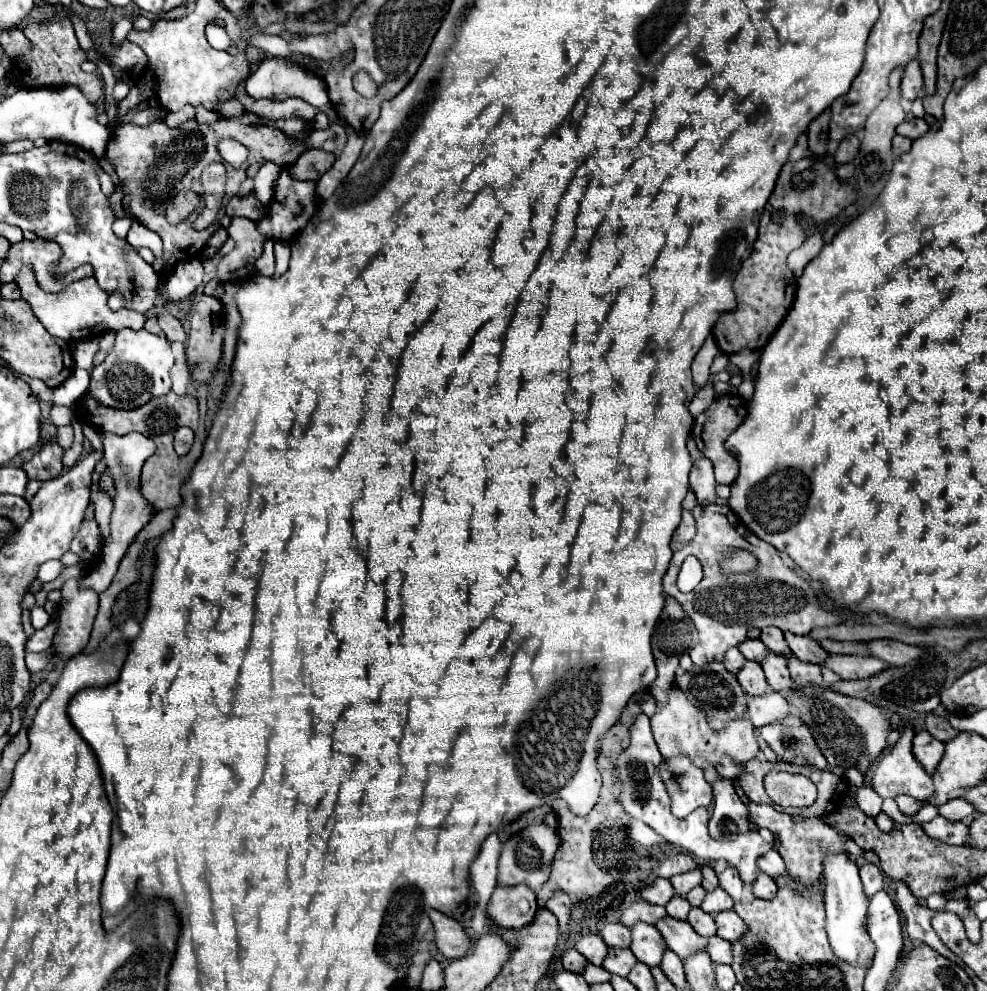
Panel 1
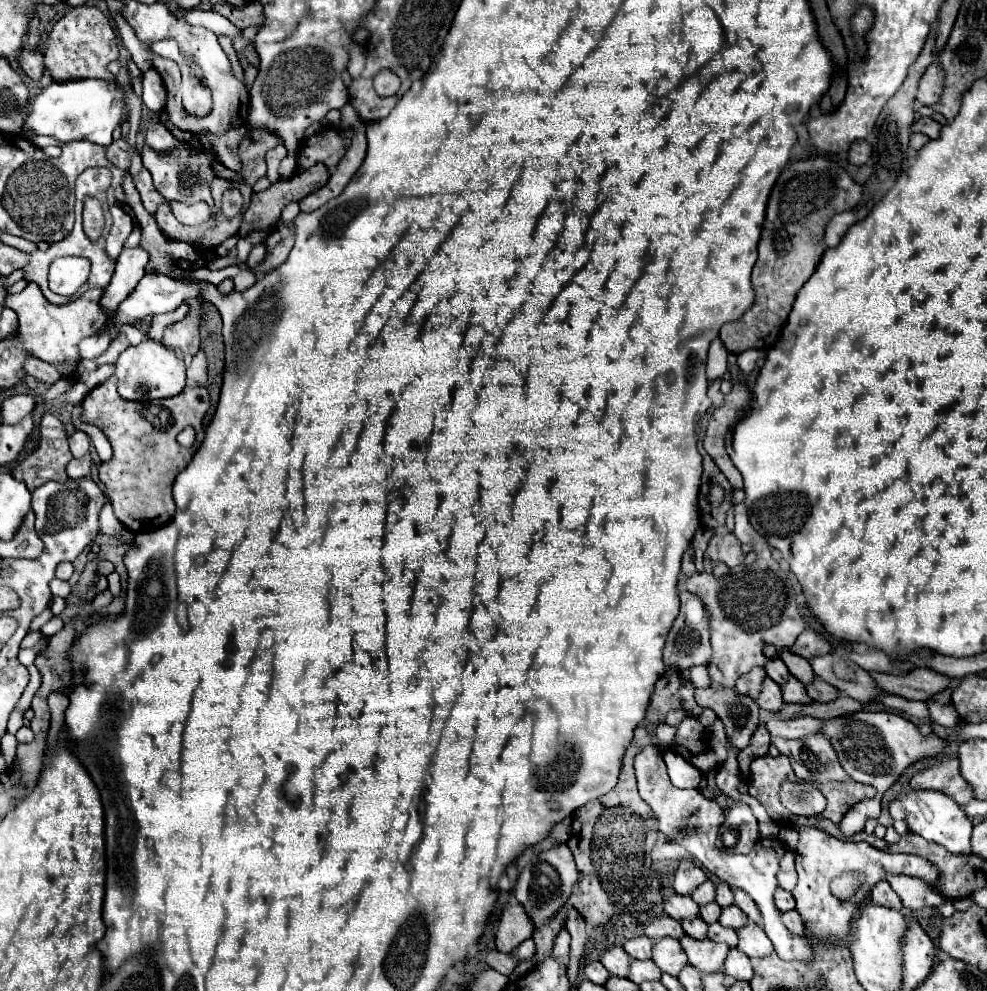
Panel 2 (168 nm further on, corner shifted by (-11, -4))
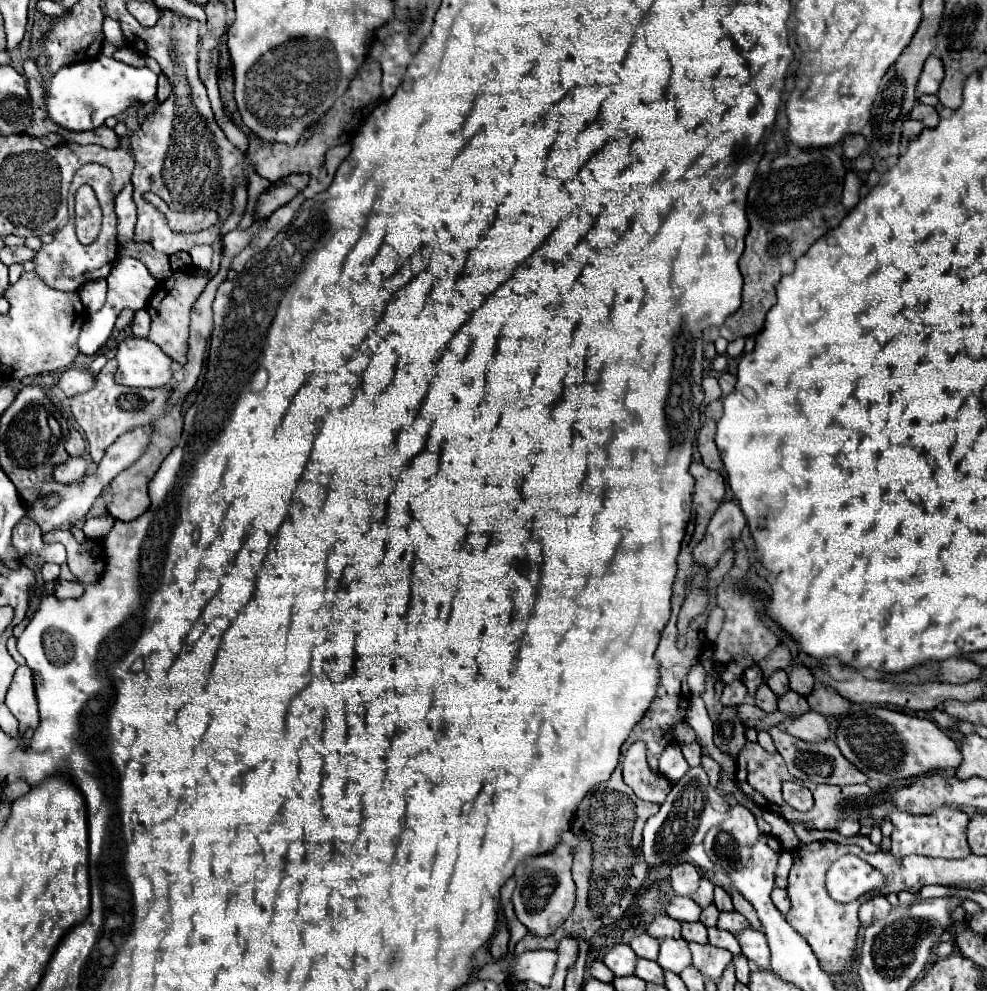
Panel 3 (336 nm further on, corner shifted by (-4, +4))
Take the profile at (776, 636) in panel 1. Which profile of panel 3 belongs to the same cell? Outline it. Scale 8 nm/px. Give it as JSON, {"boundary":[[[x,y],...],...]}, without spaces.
{"boundary":[[[794,664],[788,678],[790,678],[790,688],[792,688],[794,692],[802,694],[802,696],[810,694],[812,688],[814,688],[814,684],[816,684],[812,672],[810,672],[806,666],[802,666],[802,664]]]}

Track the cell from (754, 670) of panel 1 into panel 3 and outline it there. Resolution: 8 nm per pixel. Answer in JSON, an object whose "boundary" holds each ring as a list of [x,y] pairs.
{"boundary":[[[762,684],[758,690],[756,690],[756,704],[762,708],[762,710],[766,710],[766,712],[774,712],[776,710],[776,694],[766,686],[766,684]]]}

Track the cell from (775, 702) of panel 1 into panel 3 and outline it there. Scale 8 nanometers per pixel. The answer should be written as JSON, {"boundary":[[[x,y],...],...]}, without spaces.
{"boundary":[[[812,710],[802,714],[802,716],[796,716],[796,718],[790,718],[790,720],[782,722],[780,728],[786,730],[788,734],[800,738],[800,740],[816,742],[816,740],[830,738],[830,728],[828,728],[826,716],[822,716],[818,712],[812,712]]]}

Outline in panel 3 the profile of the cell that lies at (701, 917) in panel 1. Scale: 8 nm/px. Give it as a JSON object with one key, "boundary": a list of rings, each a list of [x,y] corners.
{"boundary":[[[708,928],[708,942],[718,946],[718,948],[726,948],[728,952],[732,952],[734,956],[740,954],[740,944],[736,942],[736,936],[728,930],[720,930],[720,928]]]}

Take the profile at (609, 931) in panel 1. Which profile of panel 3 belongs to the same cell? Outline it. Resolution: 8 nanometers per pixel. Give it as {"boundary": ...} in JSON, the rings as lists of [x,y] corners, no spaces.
{"boundary":[[[640,934],[636,938],[632,938],[630,948],[636,952],[636,956],[640,958],[648,958],[648,960],[656,960],[658,954],[658,940],[648,936],[648,934]]]}

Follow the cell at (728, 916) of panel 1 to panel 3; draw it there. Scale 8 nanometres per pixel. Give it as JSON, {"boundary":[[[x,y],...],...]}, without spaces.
{"boundary":[[[746,928],[742,932],[736,934],[740,946],[742,946],[742,954],[758,964],[760,968],[768,968],[770,966],[770,958],[768,958],[768,944],[766,944],[766,938],[760,930],[754,930],[754,928]]]}

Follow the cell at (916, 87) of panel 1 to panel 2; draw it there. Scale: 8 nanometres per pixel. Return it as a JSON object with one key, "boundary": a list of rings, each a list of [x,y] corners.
{"boundary":[[[933,62],[933,64],[925,70],[925,74],[923,74],[921,82],[919,82],[917,100],[919,100],[921,104],[925,104],[925,106],[933,106],[933,104],[939,100],[939,94],[941,94],[941,90],[943,90],[943,78],[945,78],[943,68],[941,68],[937,62]]]}

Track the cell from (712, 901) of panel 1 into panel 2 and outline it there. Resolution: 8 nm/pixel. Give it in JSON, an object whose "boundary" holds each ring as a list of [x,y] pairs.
{"boundary":[[[727,906],[727,908],[723,908],[721,918],[719,918],[719,924],[721,924],[721,926],[733,928],[733,930],[739,930],[739,928],[747,926],[747,922],[749,922],[749,918],[747,918],[737,906]]]}

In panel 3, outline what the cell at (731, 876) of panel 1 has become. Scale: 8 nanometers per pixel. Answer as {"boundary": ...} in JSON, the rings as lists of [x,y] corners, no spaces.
{"boundary":[[[732,892],[730,896],[732,896],[732,902],[734,902],[734,910],[736,910],[736,912],[740,912],[740,914],[750,922],[750,926],[752,926],[752,928],[762,930],[760,920],[756,918],[756,910],[752,910],[752,904],[750,904],[750,902],[740,894],[740,892]]]}

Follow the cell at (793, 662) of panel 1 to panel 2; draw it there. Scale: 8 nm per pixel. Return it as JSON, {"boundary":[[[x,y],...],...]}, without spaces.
{"boundary":[[[815,678],[813,684],[807,686],[809,696],[813,698],[813,702],[833,702],[839,698],[839,690],[827,682],[823,682],[821,678]]]}

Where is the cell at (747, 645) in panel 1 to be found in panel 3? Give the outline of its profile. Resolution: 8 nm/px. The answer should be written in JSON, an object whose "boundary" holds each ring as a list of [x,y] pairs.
{"boundary":[[[774,670],[774,672],[768,676],[766,684],[770,686],[770,690],[772,690],[776,696],[782,696],[782,694],[788,690],[788,676],[786,676],[784,670]]]}

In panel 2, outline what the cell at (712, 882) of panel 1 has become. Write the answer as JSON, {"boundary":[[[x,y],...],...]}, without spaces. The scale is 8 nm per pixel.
{"boundary":[[[721,882],[721,884],[717,886],[717,898],[715,898],[715,902],[717,902],[721,908],[733,904],[733,892],[731,892],[731,888],[729,888],[727,884]]]}

